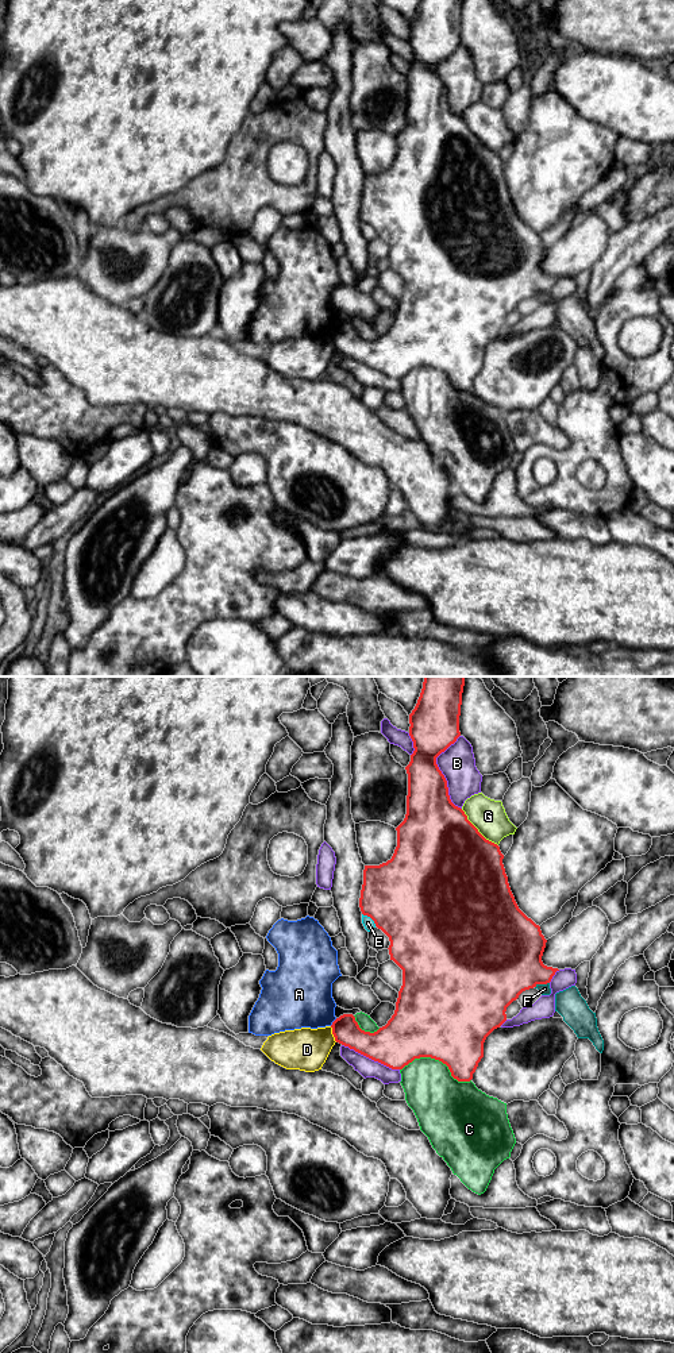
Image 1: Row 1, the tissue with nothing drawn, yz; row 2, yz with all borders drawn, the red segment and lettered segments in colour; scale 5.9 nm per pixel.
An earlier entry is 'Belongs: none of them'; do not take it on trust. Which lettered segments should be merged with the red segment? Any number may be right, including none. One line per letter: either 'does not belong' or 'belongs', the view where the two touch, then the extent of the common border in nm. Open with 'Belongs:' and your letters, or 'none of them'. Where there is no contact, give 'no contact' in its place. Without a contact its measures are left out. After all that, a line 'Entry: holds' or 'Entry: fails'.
Belongs: none of them
A: does not belong; meets red in yz; contact 60 nm long
B: does not belong; meets red in yz; contact 440 nm long
C: does not belong; meets red in yz; contact 440 nm long
D: does not belong; meets red in yz; contact 100 nm long
E: does not belong; meets red in yz; contact 120 nm long
F: does not belong; meets red in yz; contact 90 nm long
G: does not belong; meets red in yz; contact 320 nm long
Entry: holds

